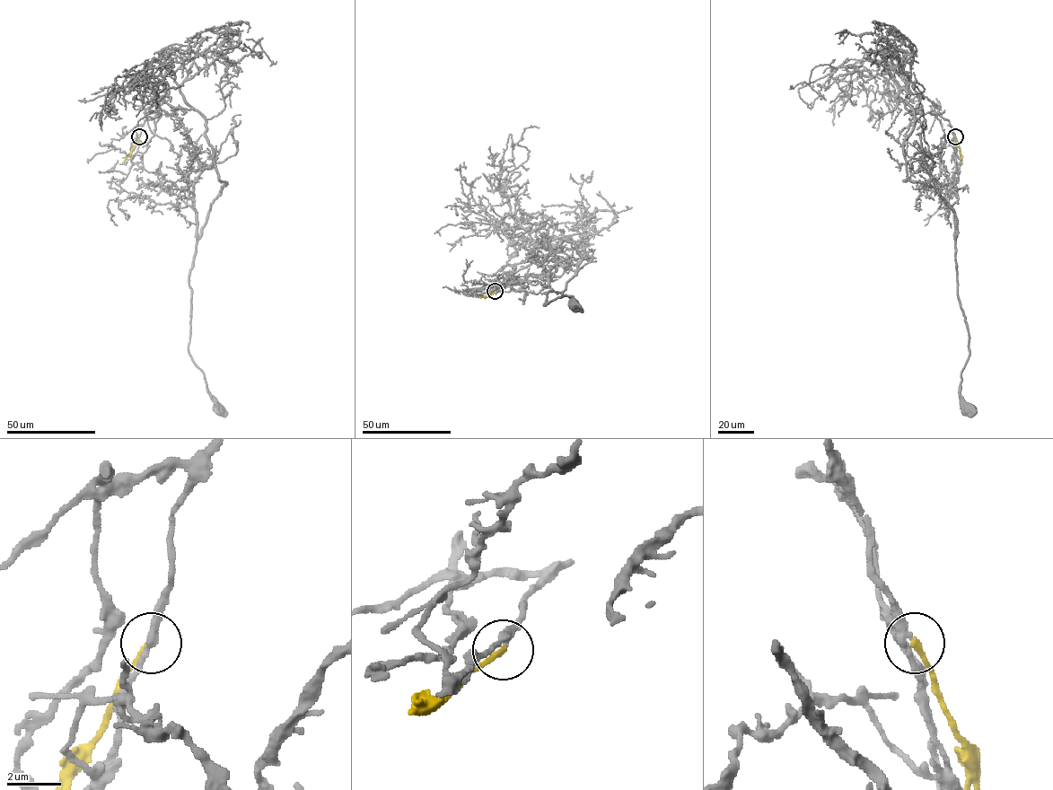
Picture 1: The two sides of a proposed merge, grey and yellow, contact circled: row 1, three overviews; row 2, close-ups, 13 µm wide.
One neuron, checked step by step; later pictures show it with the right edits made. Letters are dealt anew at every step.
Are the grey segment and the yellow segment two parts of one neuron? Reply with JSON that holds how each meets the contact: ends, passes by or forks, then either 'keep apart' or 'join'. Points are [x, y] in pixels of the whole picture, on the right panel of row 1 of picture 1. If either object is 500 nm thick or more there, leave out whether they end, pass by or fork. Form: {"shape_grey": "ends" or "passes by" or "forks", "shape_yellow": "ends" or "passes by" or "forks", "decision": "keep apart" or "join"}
{"shape_grey": "passes by", "shape_yellow": "ends", "decision": "keep apart"}

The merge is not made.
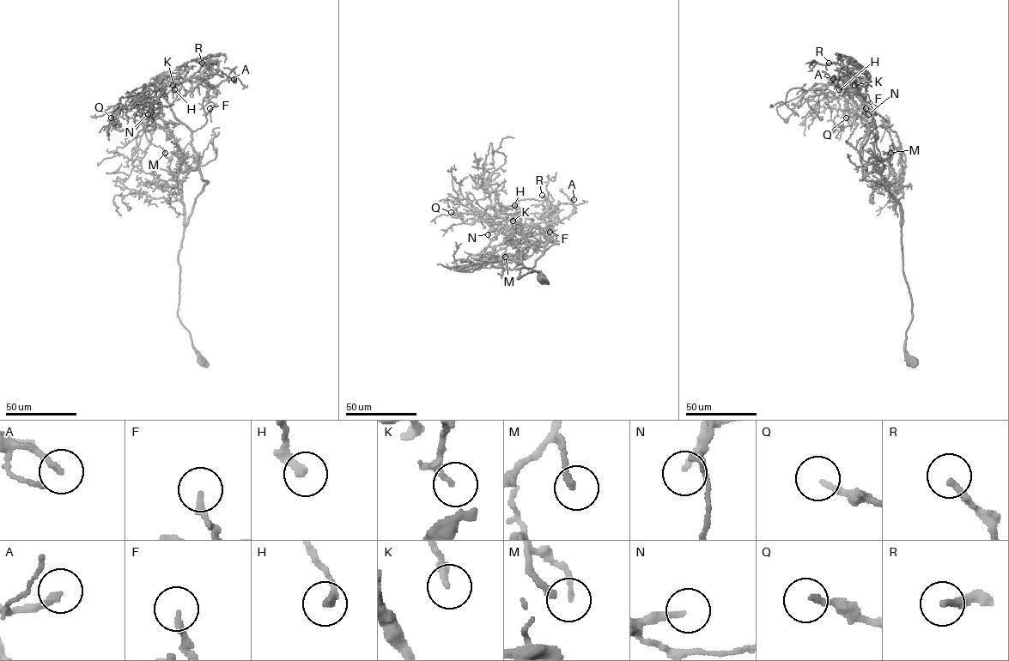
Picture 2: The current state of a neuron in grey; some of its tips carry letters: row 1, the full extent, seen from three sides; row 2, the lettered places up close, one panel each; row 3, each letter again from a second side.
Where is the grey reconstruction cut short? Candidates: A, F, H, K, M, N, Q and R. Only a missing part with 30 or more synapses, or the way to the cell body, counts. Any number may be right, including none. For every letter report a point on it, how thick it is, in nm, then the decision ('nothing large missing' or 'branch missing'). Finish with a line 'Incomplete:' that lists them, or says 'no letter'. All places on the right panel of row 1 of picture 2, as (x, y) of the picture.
A: place (833, 79); calibre 180 nm; nothing large missing
F: place (866, 108); calibre 190 nm; nothing large missing
H: place (839, 89); calibre 200 nm; nothing large missing
K: place (854, 85); calibre 130 nm; nothing large missing
M: place (890, 153); calibre 150 nm; nothing large missing
N: place (868, 114); calibre 180 nm; branch missing
Q: place (846, 118); calibre 170 nm; nothing large missing
R: place (829, 63); calibre 220 nm; branch missing
Incomplete: N, R

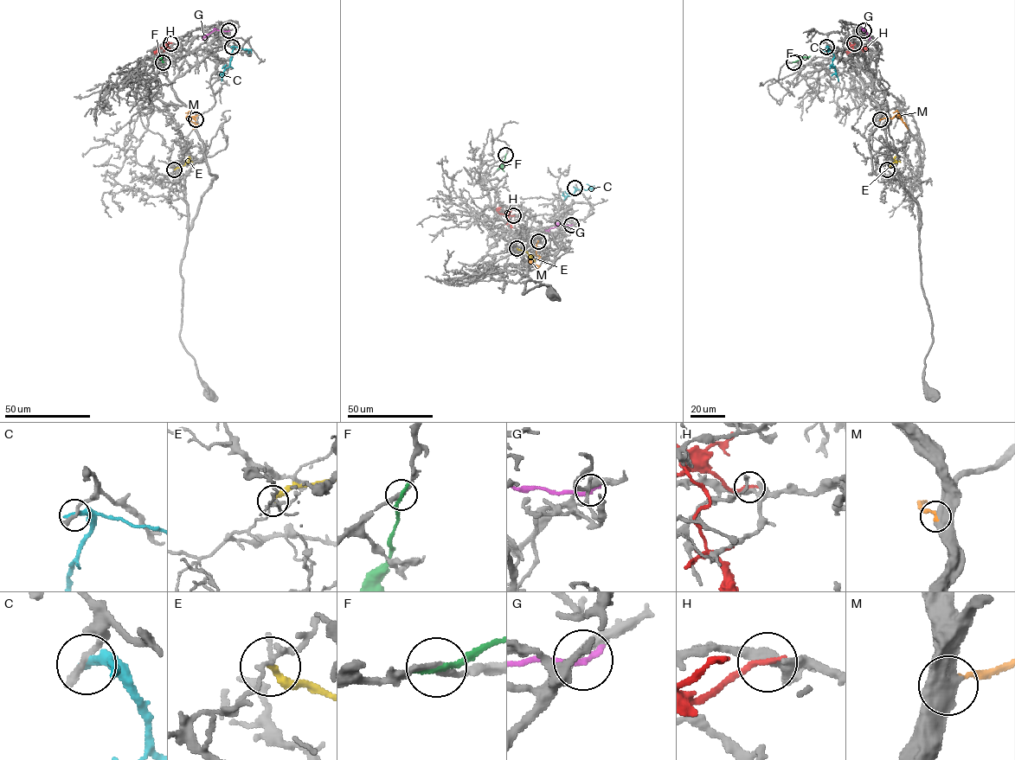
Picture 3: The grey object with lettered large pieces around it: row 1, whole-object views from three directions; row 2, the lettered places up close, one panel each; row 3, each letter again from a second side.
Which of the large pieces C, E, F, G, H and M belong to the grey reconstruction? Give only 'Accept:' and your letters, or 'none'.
Accept: M

